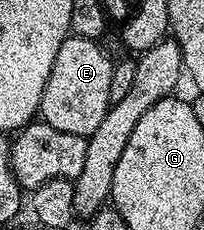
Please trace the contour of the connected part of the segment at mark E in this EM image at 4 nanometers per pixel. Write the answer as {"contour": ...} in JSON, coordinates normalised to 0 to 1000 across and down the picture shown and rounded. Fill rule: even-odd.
{"contour":[[[338,152],[284,204],[284,243],[265,252],[265,291],[245,291],[245,343],[206,396],[206,448],[191,504],[245,552],[324,570],[324,587],[436,596],[480,535],[529,491],[539,430],[539,343],[559,270],[500,230],[475,174]]]}

